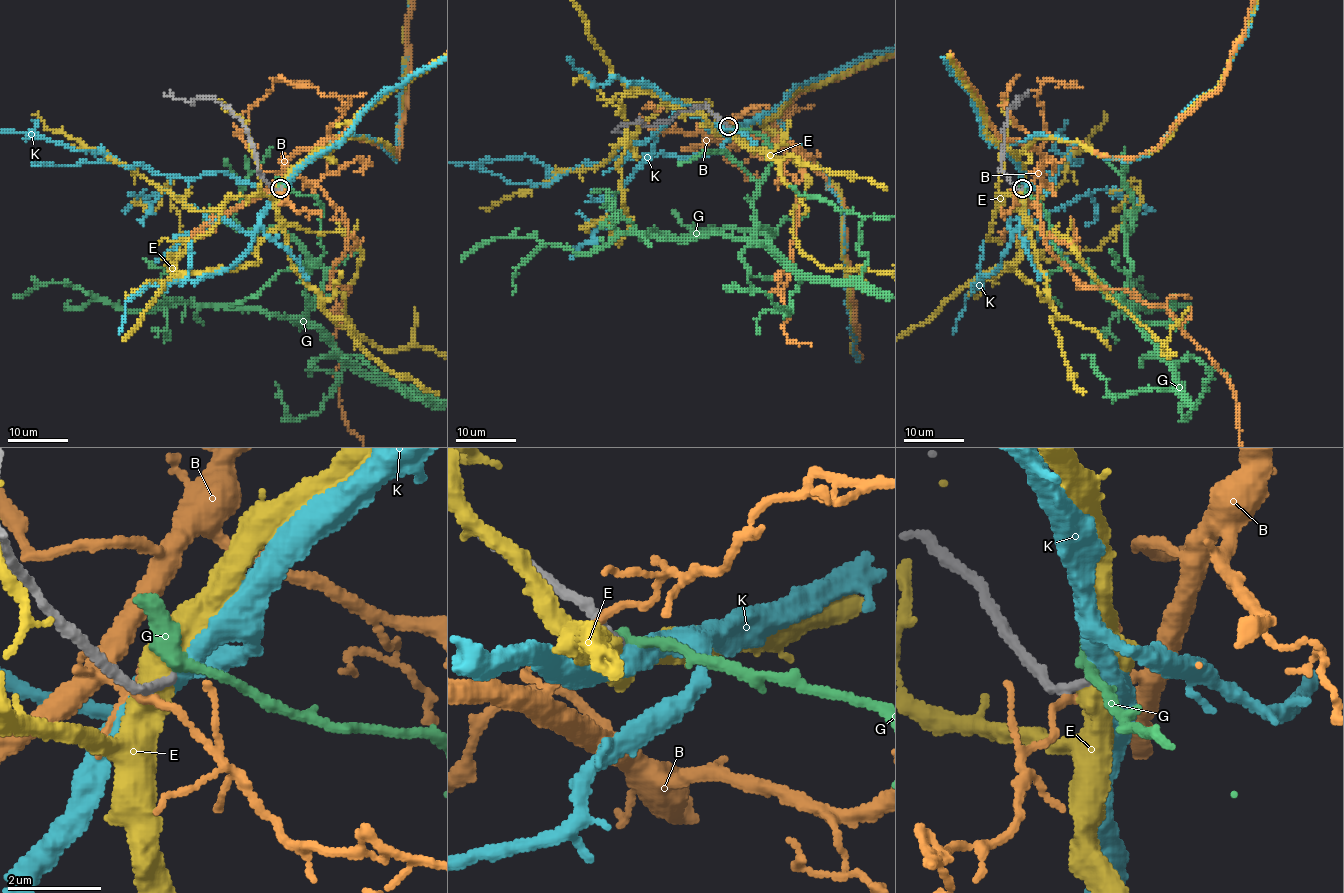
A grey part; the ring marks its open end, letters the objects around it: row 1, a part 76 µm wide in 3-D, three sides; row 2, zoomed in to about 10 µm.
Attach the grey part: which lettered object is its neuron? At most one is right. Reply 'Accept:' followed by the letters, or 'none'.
Accept: K

